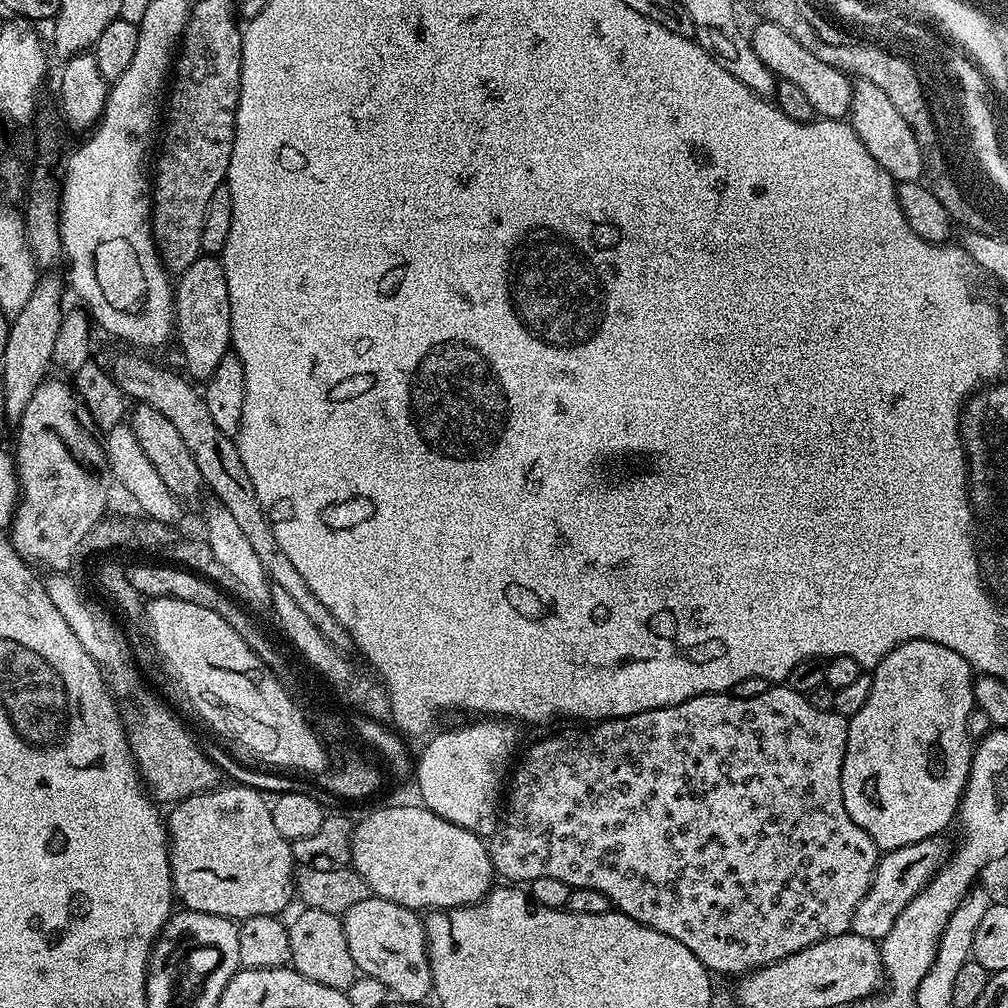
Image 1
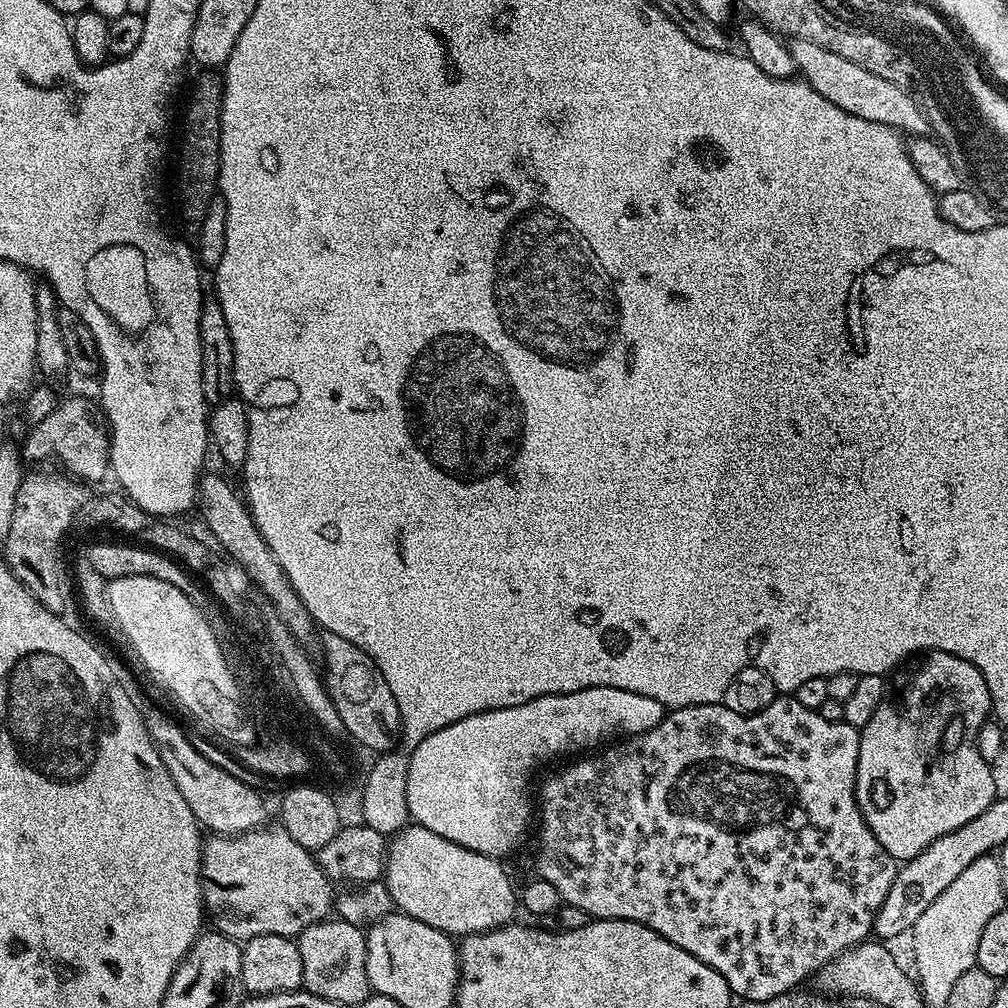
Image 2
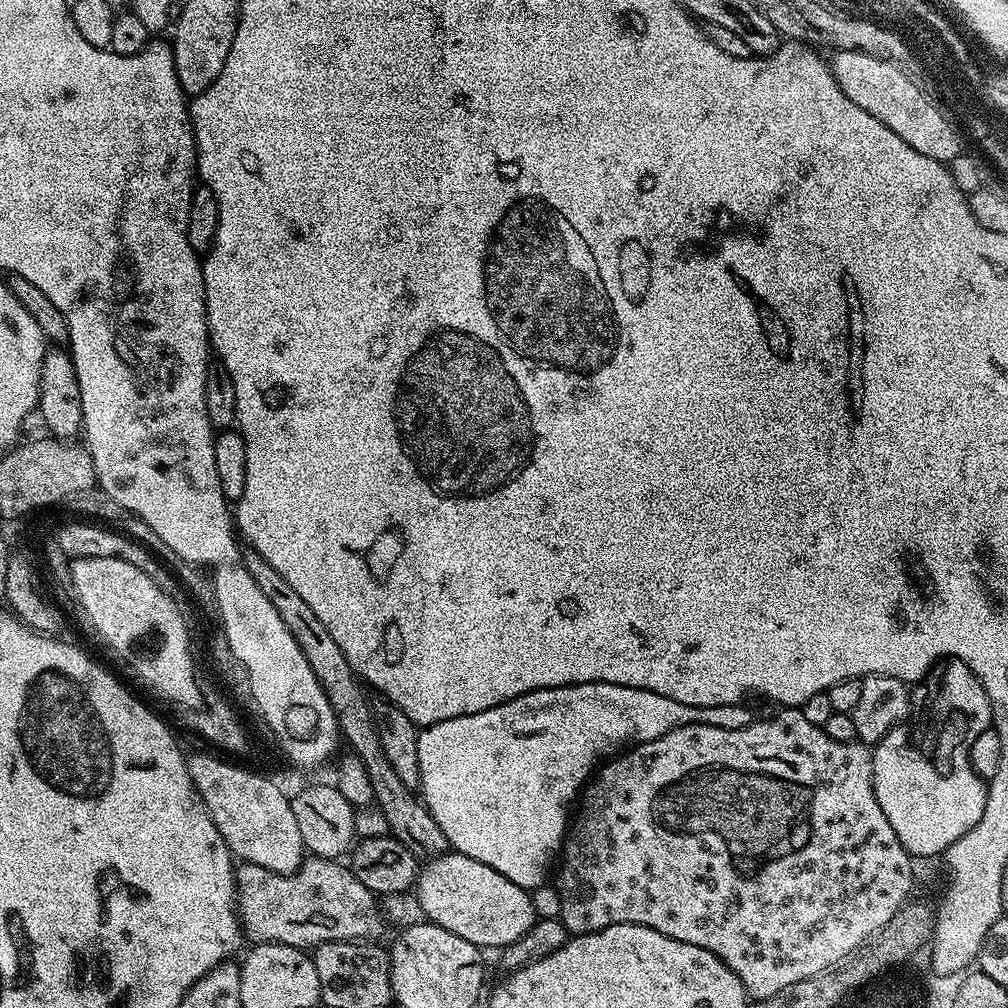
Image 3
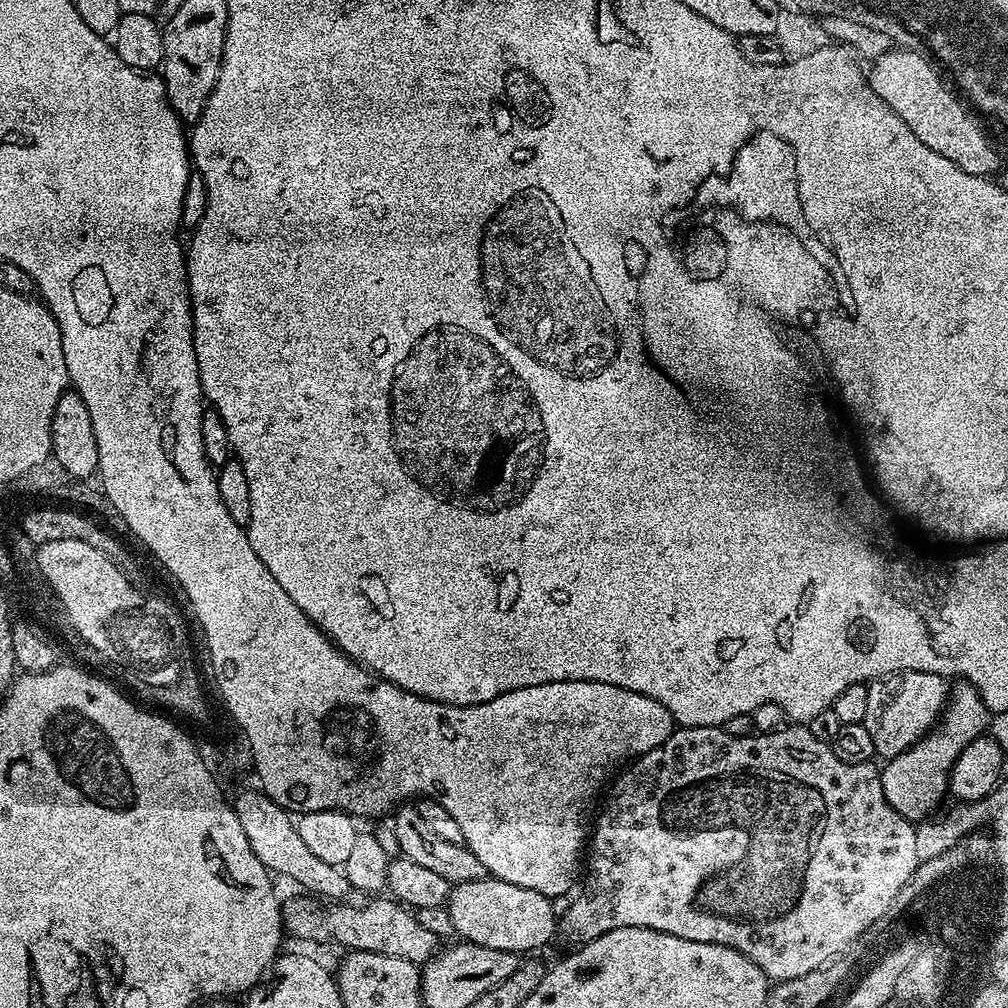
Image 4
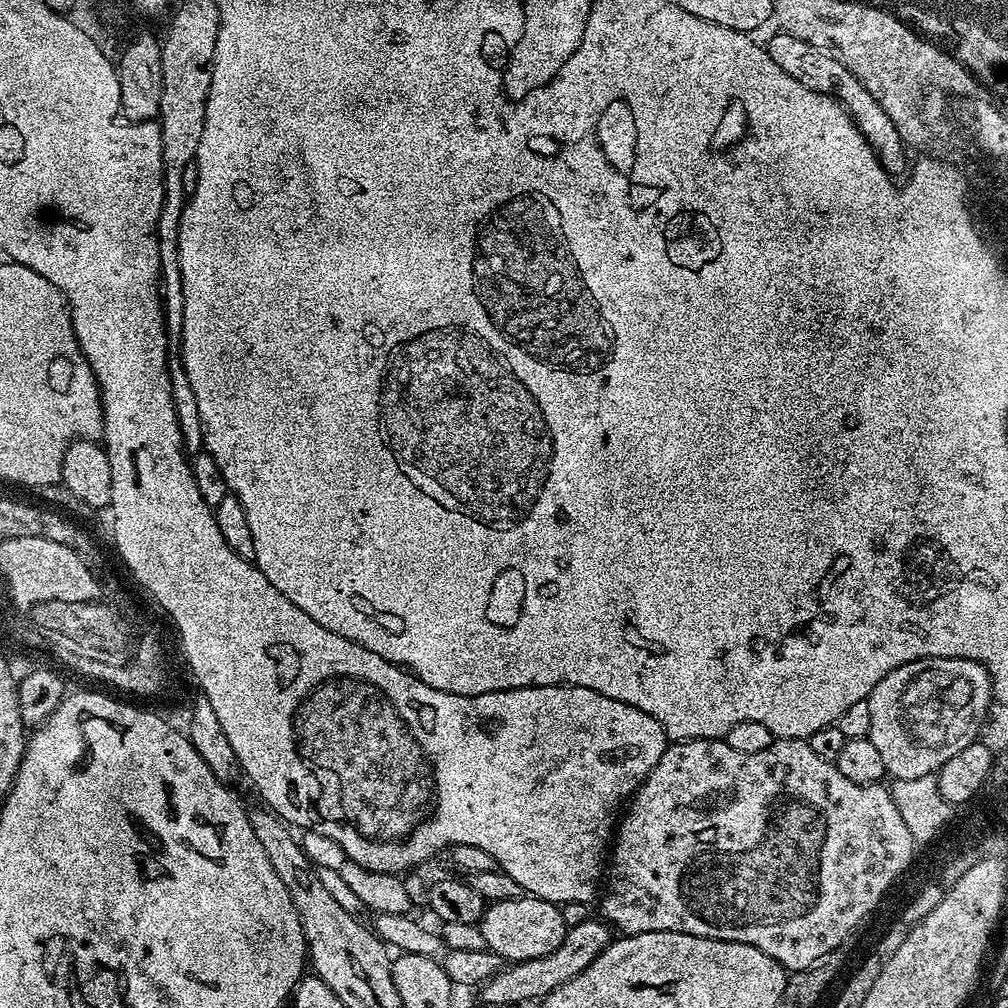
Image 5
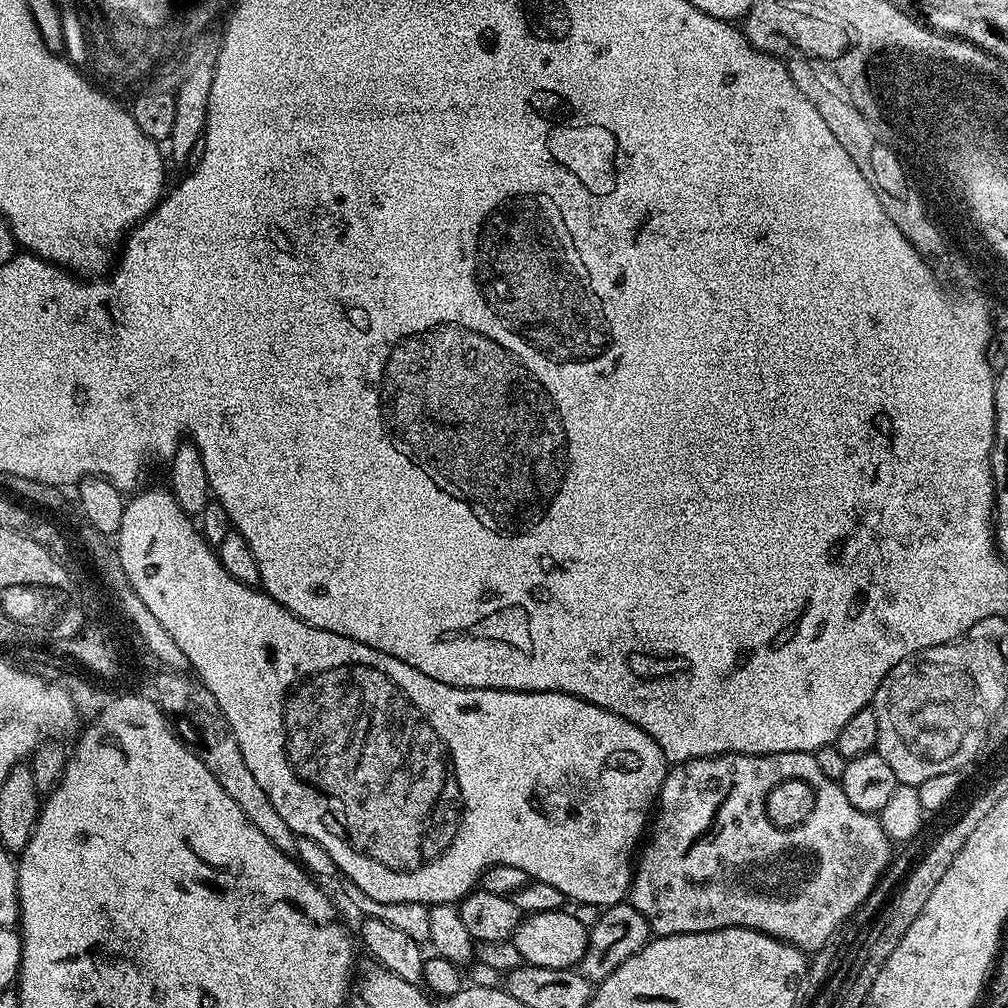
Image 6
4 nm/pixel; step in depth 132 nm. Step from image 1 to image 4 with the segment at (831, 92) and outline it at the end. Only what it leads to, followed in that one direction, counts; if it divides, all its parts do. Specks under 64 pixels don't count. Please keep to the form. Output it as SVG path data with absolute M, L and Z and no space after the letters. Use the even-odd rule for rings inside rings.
M889 50L871 61L872 69L869 67L866 75L874 94L878 94L888 109L898 114L898 118L902 118L910 130L914 130L914 138L926 142L926 146L942 154L942 158L950 158L958 170L986 177L999 173L1002 168L1000 156L992 149L987 134L980 129L981 121L969 111L965 101L955 91L952 93L940 81L939 74L932 69L933 61L927 55L924 57L908 52L912 50L896 51L900 52Z

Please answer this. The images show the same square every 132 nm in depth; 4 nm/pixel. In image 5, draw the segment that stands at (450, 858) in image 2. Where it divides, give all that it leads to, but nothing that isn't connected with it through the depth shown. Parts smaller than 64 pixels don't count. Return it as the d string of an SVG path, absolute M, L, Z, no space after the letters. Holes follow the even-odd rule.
M527 894L509 900L491 901L485 907L479 925L484 947L499 954L504 962L542 958L550 954L550 950L558 950L558 946L562 946L562 938L569 930L557 905Z

